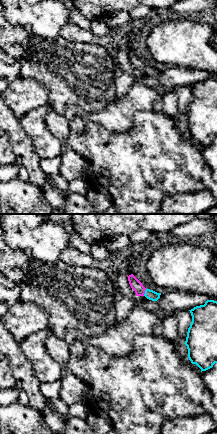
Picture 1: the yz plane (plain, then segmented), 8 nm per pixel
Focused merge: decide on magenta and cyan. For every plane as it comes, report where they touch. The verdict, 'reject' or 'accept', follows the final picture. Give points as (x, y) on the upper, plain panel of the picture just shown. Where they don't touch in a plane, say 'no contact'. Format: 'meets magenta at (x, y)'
meets magenta at (144, 68)

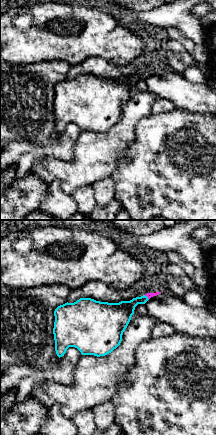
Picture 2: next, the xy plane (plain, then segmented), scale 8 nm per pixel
meets magenta at (147, 72)

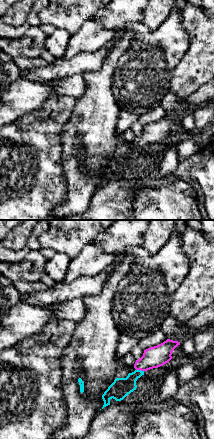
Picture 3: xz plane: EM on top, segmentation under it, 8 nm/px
meets magenta at (140, 145)

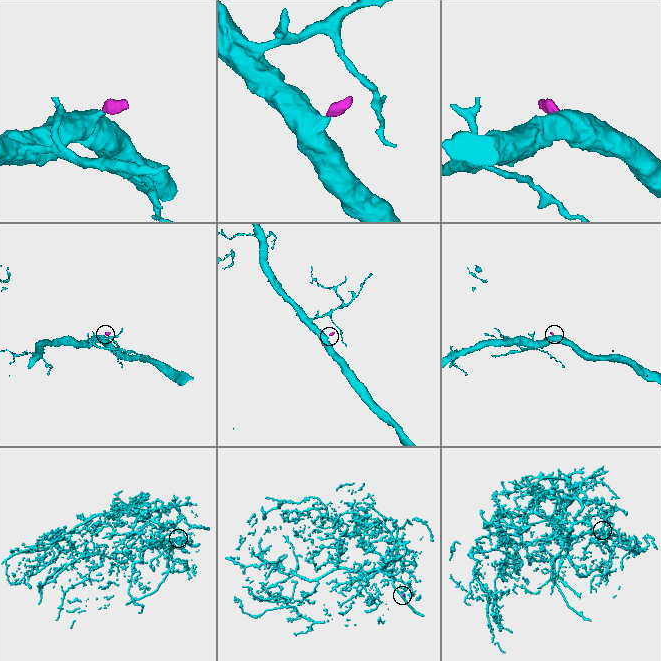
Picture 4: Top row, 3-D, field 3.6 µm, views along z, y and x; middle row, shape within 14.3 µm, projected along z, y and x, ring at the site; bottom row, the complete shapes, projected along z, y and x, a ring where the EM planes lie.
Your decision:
accept

